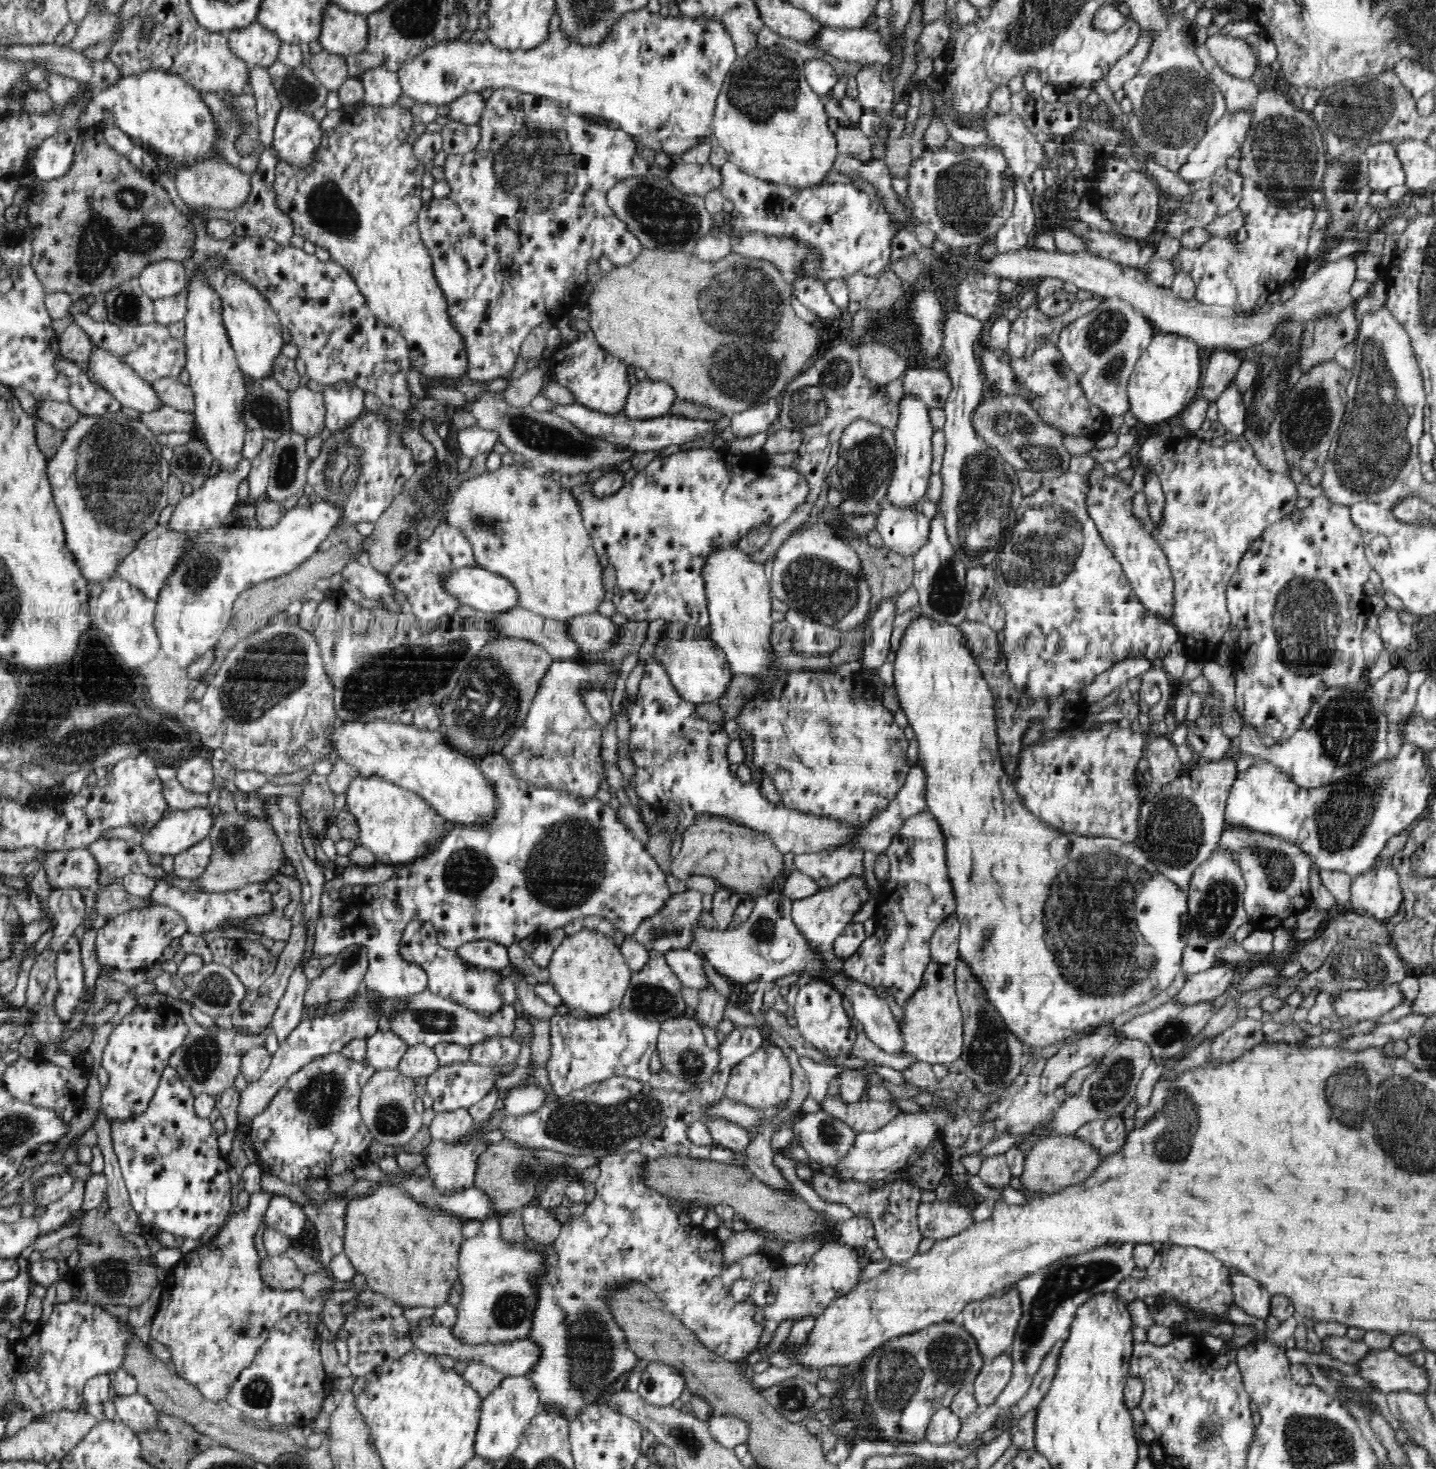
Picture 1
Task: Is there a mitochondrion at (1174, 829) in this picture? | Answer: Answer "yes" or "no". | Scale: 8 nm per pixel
yes

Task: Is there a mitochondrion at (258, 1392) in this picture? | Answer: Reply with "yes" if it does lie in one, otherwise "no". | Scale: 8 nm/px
yes

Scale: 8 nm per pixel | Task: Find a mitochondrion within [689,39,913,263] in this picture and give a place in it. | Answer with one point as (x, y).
(761, 92)

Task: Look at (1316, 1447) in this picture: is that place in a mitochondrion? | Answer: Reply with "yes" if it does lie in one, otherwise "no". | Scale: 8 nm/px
yes

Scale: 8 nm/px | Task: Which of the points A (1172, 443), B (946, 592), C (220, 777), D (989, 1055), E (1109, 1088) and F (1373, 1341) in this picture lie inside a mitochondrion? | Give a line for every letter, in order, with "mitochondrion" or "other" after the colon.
A: other
B: mitochondrion
C: other
D: mitochondrion
E: mitochondrion
F: other

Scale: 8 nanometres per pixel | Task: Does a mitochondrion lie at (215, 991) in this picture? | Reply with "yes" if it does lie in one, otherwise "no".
yes

